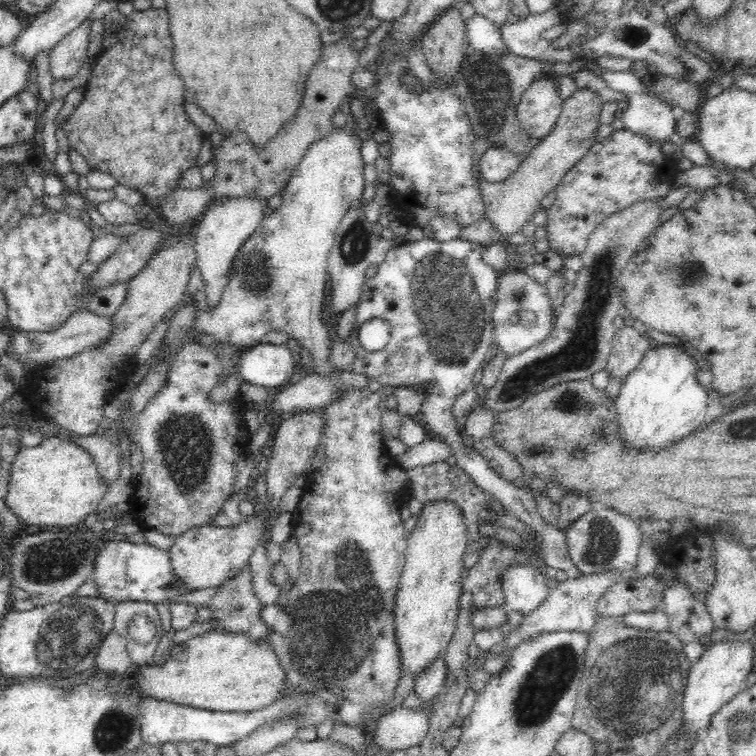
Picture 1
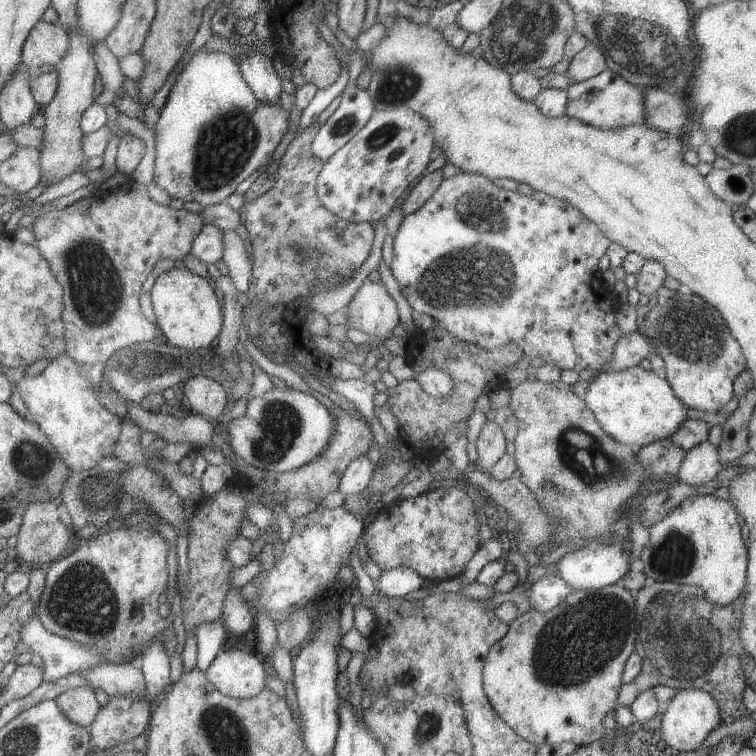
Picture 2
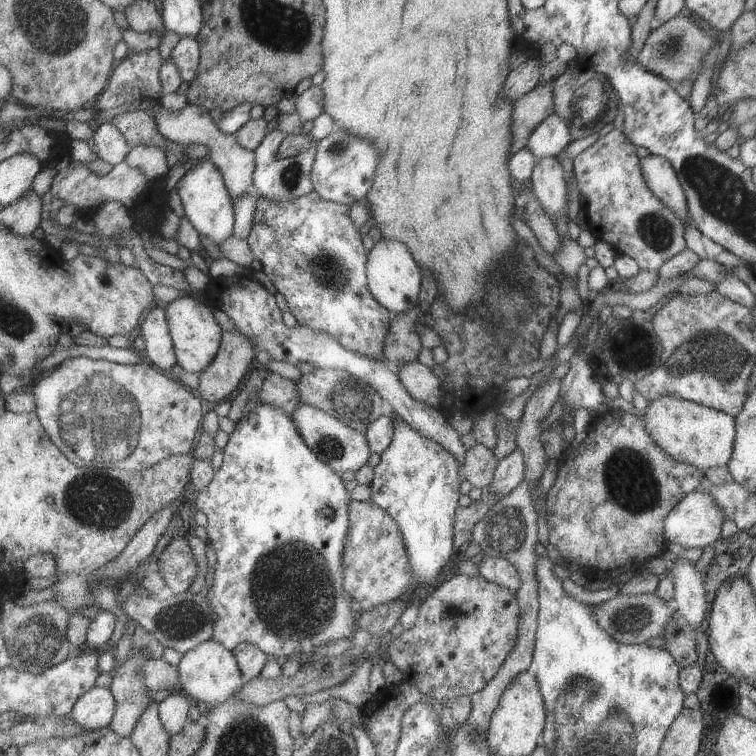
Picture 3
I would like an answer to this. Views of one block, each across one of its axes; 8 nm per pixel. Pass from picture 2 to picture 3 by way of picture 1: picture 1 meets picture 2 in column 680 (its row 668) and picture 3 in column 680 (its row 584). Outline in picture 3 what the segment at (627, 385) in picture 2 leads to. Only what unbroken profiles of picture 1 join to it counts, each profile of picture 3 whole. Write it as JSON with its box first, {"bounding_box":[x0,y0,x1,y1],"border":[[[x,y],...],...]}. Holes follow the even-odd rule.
{"bounding_box":[644,395,736,471],"border":[[[664,395],[649,402],[644,416],[645,429],[652,437],[652,440],[654,440],[660,448],[663,448],[666,454],[678,459],[678,462],[697,466],[703,471],[712,468],[712,466],[724,466],[724,464],[728,464],[733,453],[736,434],[736,421],[731,414],[694,401],[675,397],[674,395]]]}

